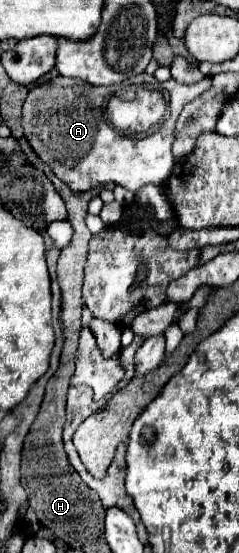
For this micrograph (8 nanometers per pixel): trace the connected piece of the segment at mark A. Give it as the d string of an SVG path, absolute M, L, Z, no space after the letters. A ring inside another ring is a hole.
M58 75L28 93L28 99L22 109L22 127L32 149L44 159L44 163L54 169L56 177L72 191L90 191L96 185L112 181L136 193L144 185L166 183L174 169L174 159L170 151L174 123L182 107L190 103L196 95L208 91L210 85L210 77L204 77L200 83L194 85L180 85L174 79L166 81L160 87L168 93L170 117L160 127L160 131L144 137L122 137L106 125L100 111L104 105L106 87L94 87L84 81Z

